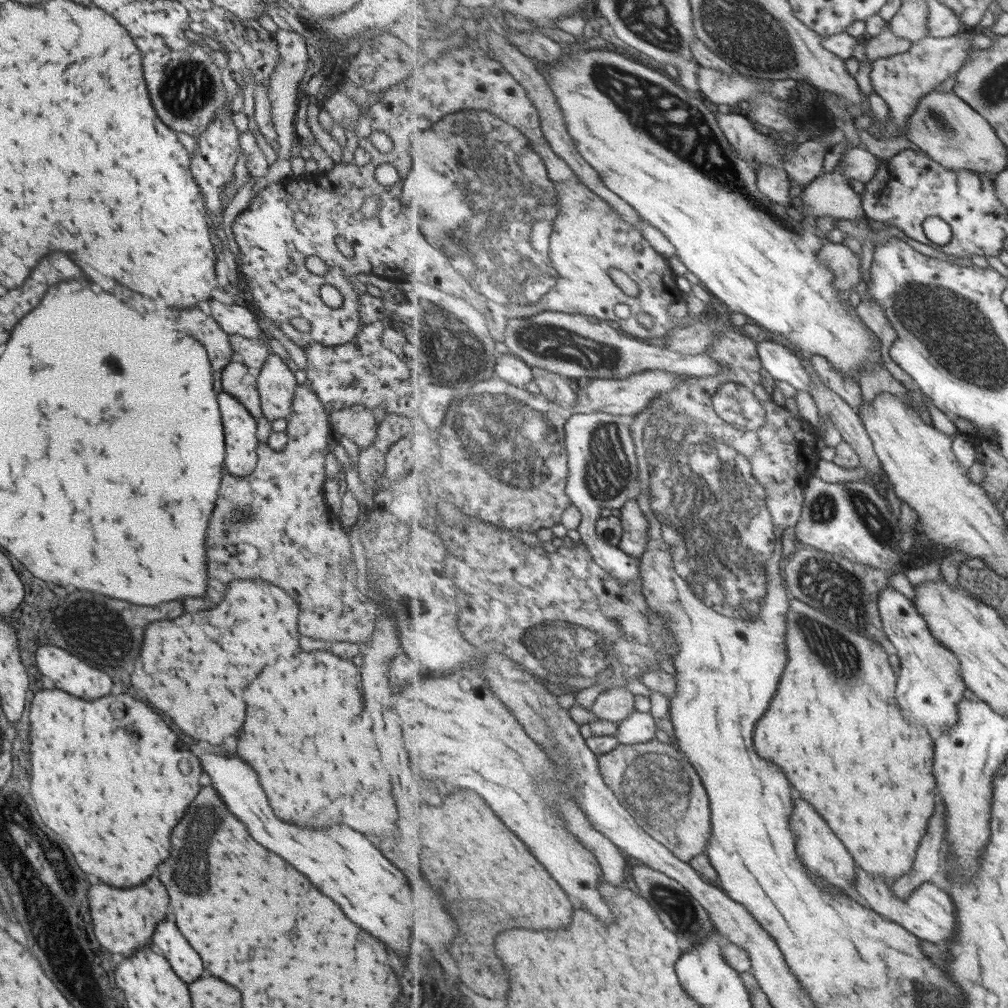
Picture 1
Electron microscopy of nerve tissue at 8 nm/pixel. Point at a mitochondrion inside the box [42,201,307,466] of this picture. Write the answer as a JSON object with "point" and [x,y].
{"point":[101,357]}

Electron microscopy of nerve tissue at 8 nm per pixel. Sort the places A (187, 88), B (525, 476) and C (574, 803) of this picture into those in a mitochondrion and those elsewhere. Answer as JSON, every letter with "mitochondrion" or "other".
{"A":"mitochondrion","B":"mitochondrion","C":"other"}

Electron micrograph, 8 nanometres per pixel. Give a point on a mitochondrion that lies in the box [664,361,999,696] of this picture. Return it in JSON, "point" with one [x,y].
{"point":[821,579]}

